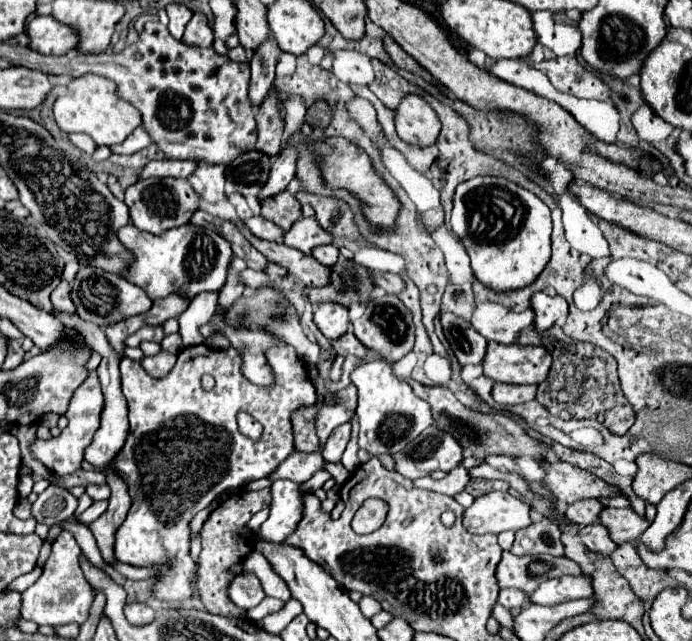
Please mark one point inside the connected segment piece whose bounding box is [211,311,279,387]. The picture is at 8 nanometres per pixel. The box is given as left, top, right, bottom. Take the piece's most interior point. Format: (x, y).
(252, 343)

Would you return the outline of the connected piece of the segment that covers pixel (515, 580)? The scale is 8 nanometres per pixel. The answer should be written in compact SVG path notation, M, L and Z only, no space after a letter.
M503 551L503 557L497 565L497 585L501 589L515 587L527 595L531 595L539 583L561 577L561 575L577 575L581 567L567 557L553 555L523 555L517 557L509 551Z

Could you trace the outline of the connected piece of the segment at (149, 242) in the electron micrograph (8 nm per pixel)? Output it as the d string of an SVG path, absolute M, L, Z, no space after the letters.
M129 223L119 229L119 241L133 255L133 261L123 271L123 277L141 287L149 299L163 299L171 293L179 293L191 301L201 291L219 291L223 281L227 281L227 271L233 259L231 245L219 233L209 237L209 233L197 231L191 223L179 229L169 229L159 237L143 233Z

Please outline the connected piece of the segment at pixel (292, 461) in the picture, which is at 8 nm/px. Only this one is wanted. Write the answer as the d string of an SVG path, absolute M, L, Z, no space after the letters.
M295 451L289 459L285 459L278 468L268 477L271 481L287 478L301 485L313 477L315 471L323 469L321 453L301 453Z

